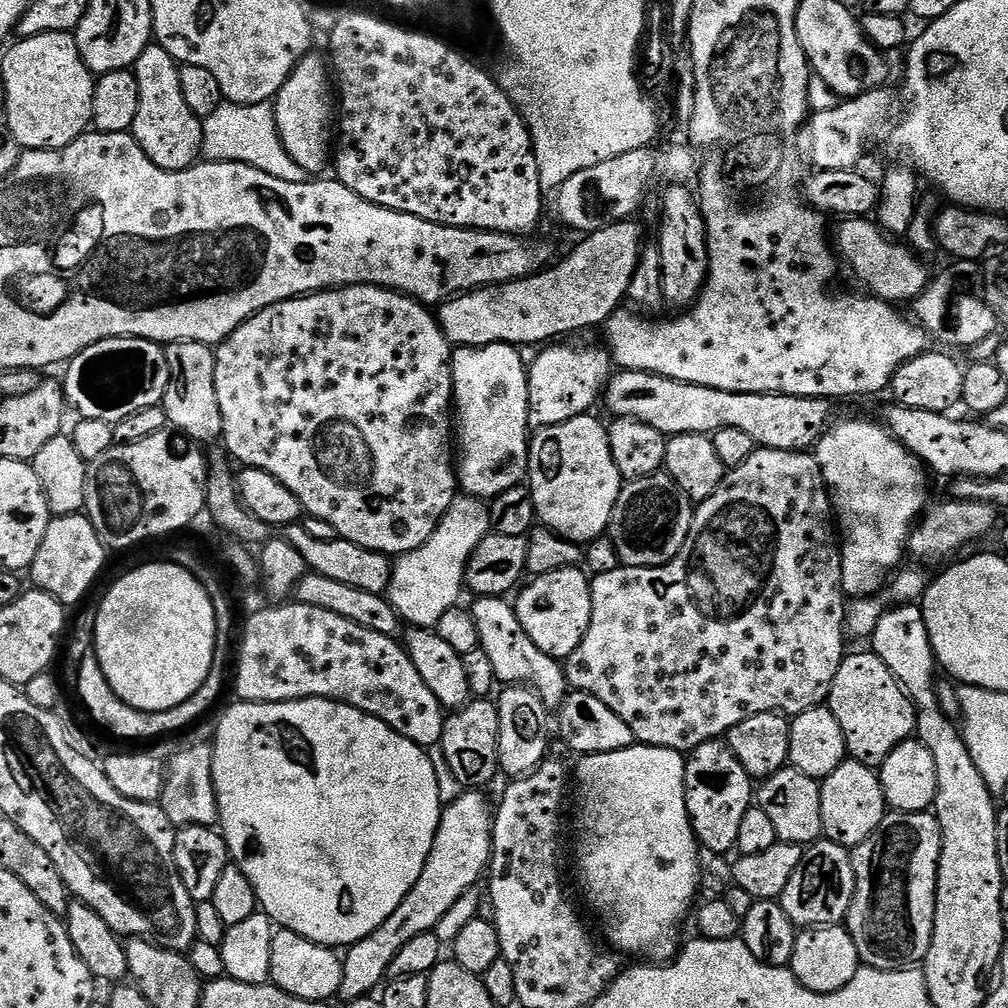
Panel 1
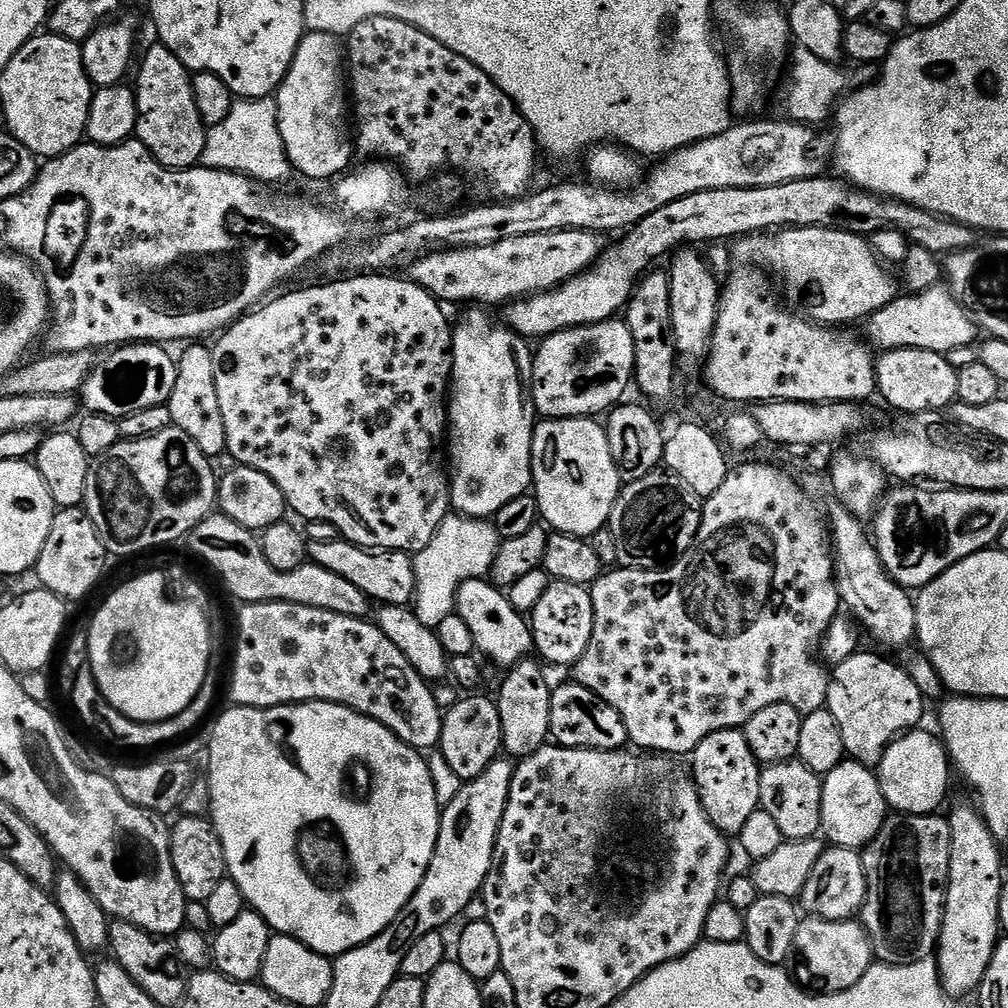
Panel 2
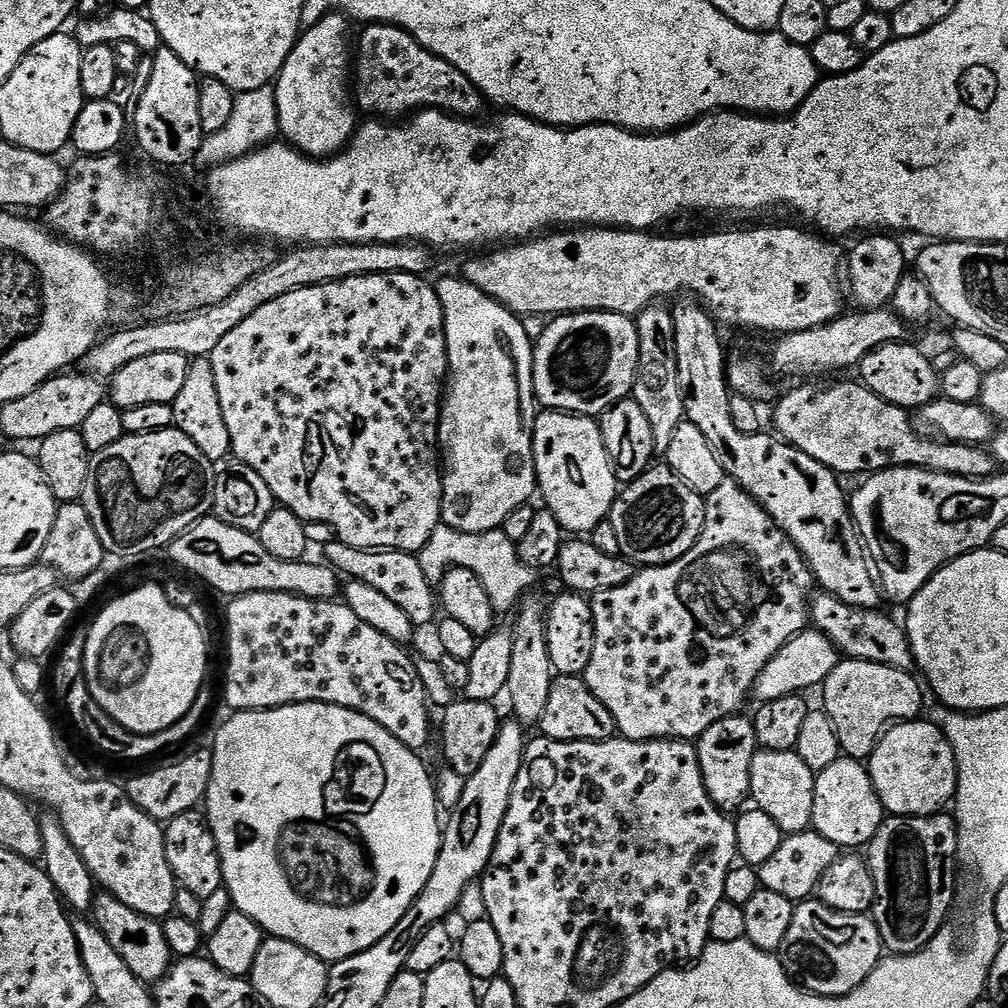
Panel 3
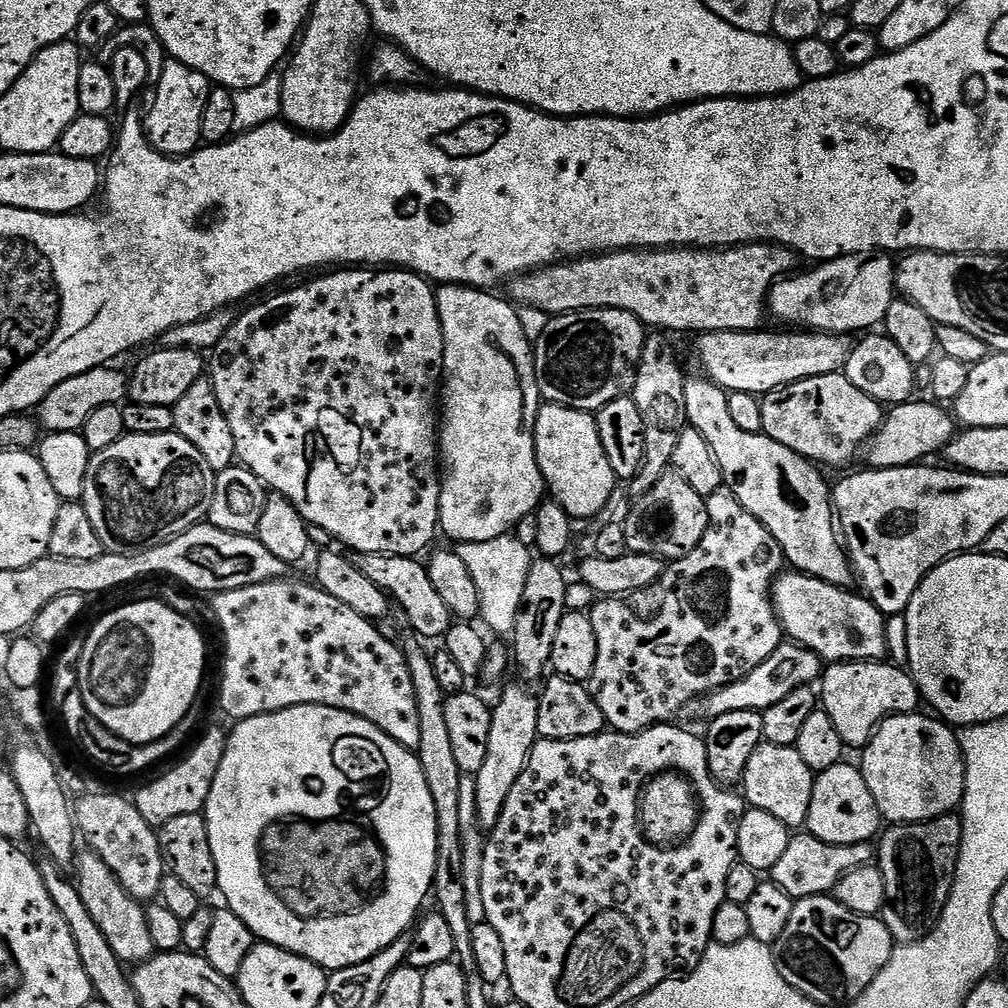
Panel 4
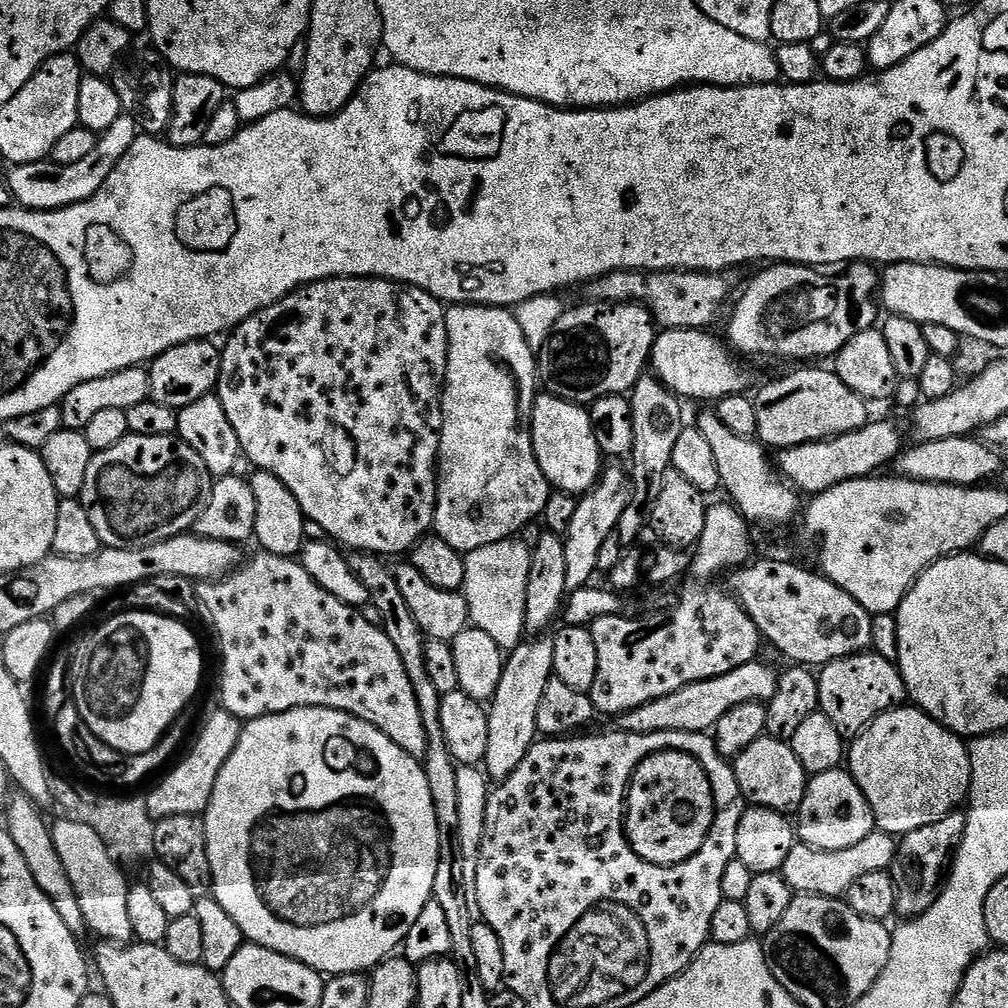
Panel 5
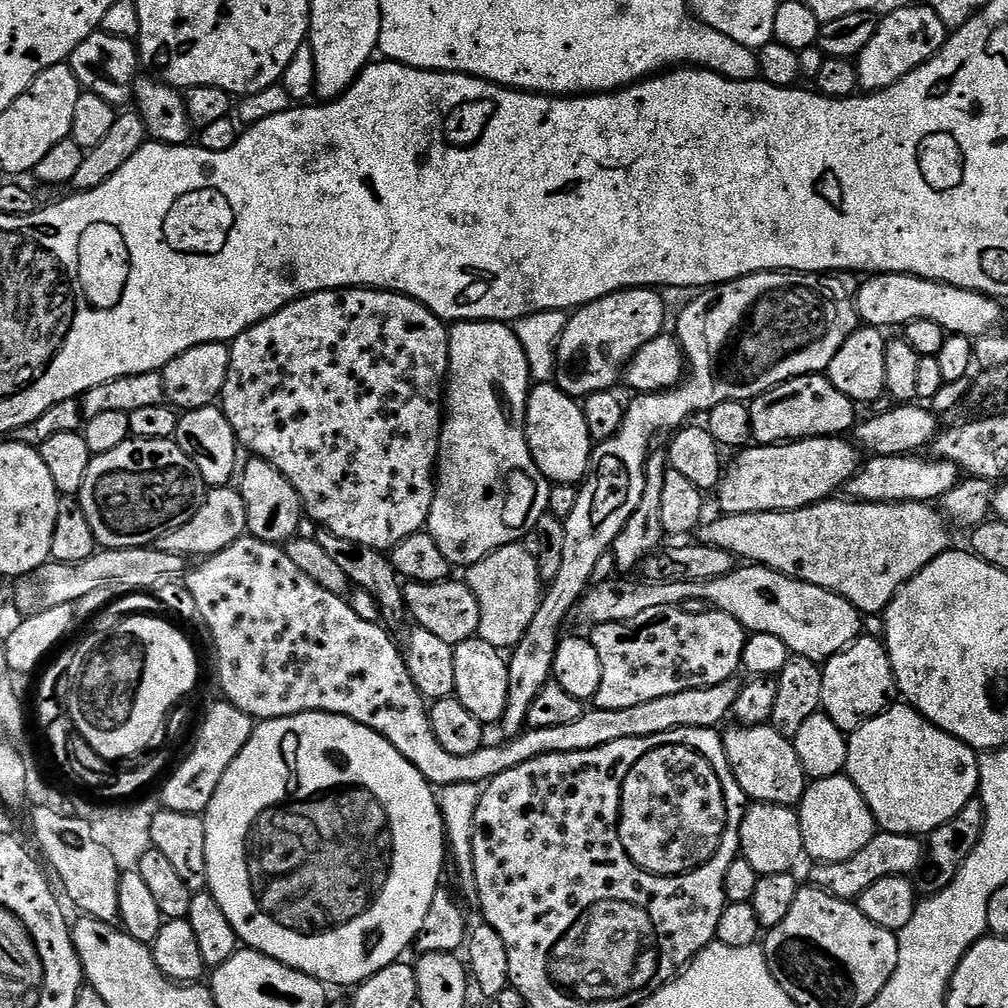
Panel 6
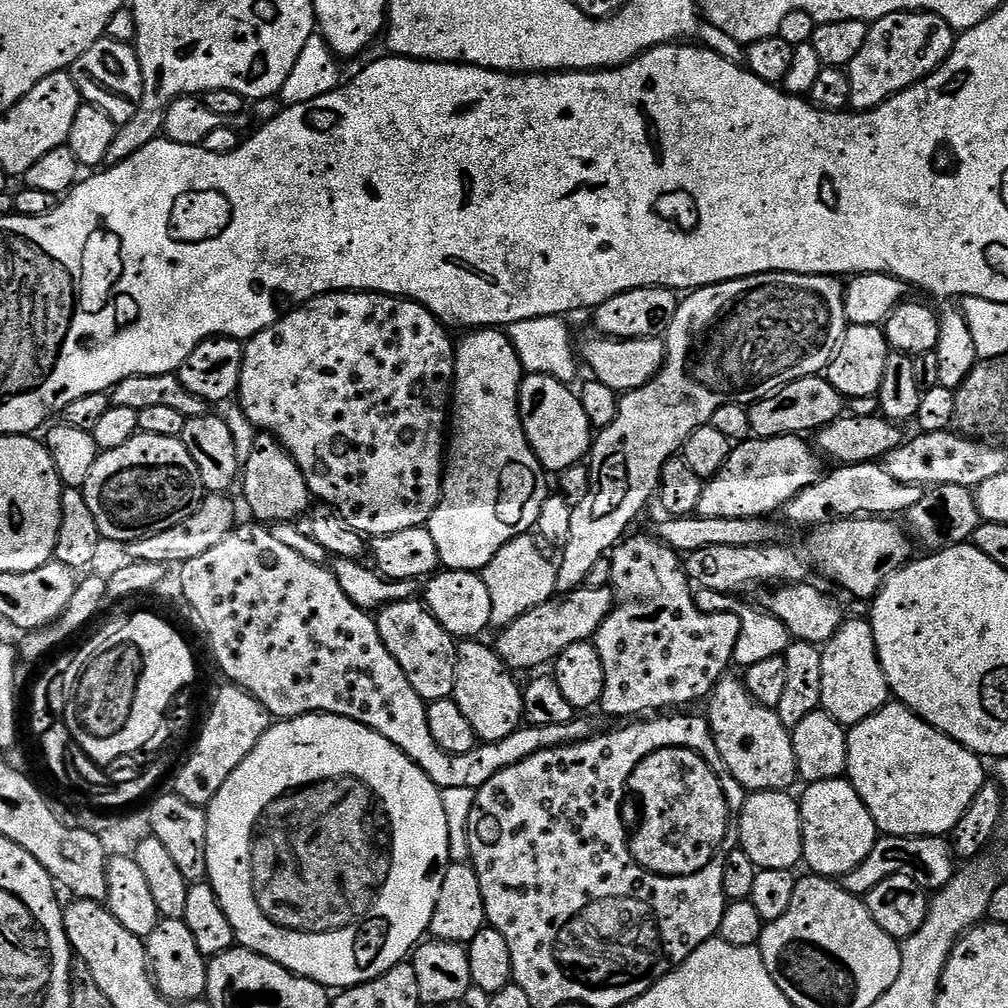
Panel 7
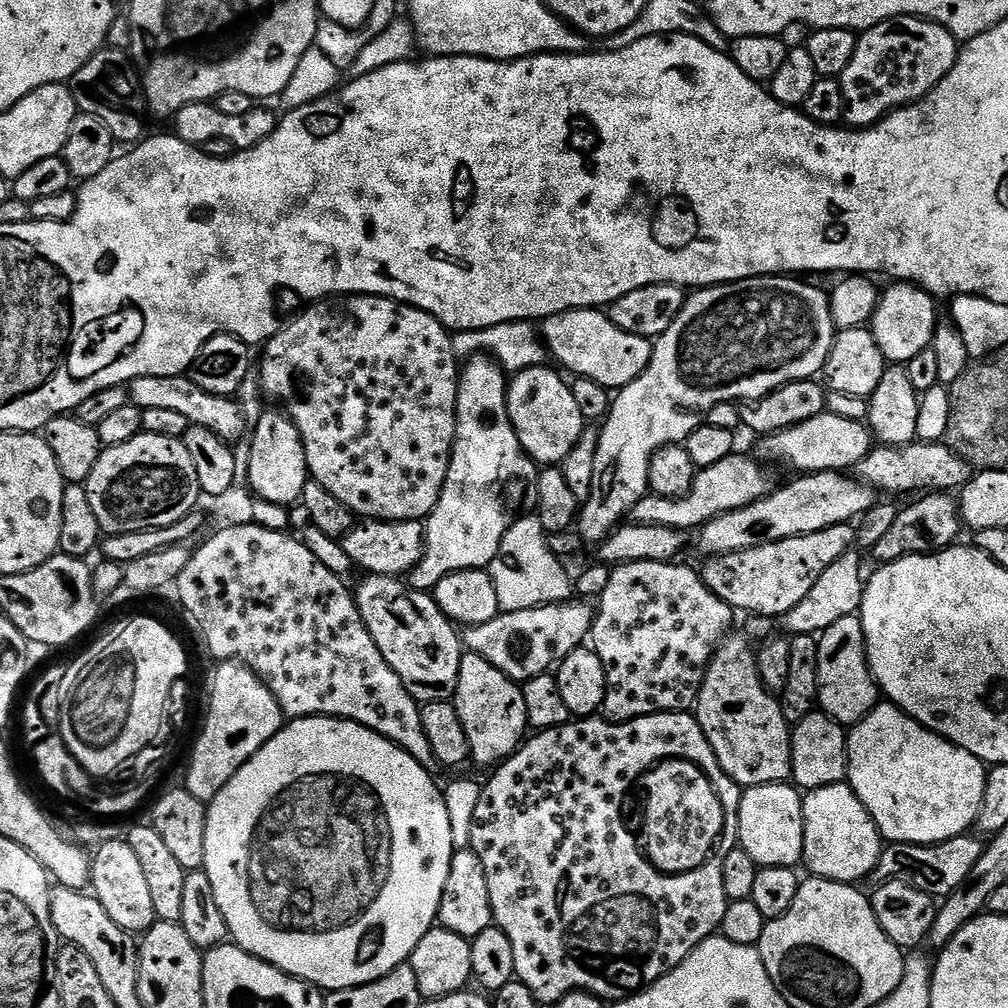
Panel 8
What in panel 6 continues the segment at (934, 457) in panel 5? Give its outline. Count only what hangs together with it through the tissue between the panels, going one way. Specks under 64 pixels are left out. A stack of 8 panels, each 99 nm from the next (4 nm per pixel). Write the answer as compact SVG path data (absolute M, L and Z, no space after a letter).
M924 454L872 456L863 461L854 479L846 485L853 500L876 504L926 504L940 502L961 482L962 473L954 462L929 458Z

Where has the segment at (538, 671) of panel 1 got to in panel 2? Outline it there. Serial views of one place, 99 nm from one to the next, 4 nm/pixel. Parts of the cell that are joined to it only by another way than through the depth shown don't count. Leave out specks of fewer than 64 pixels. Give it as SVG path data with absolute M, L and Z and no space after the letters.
M487 579L467 580L456 590L455 615L470 626L470 634L474 634L476 652L481 657L489 656L501 670L512 668L521 660L533 655L532 629L529 621L520 617L520 612L507 600L505 593Z

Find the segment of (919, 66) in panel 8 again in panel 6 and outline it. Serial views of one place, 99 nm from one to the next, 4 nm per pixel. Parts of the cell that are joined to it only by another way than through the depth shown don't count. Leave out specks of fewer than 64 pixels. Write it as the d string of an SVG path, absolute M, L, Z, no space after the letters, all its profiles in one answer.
M914 2L910 6L887 13L881 19L878 30L874 30L874 38L870 38L859 56L855 57L860 88L869 93L881 92L894 86L894 82L906 78L910 70L918 70L918 66L934 58L934 54L942 50L949 35L950 29L942 22L940 15L922 2Z

